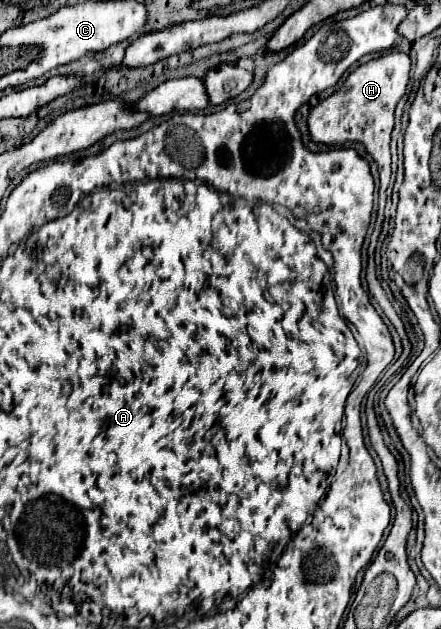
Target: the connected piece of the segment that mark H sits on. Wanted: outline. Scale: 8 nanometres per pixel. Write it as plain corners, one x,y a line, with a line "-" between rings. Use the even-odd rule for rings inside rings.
387,52
381,58
369,60
367,64
355,68
345,84
331,94
327,100
323,100
317,108
311,110
309,114
309,134
315,142
319,144
329,144
329,146
339,146
339,144
347,144
347,142
357,142
363,144
369,158
373,162
377,162
377,168
380,173
380,189
379,189
379,202
377,210
377,218
375,228
370,237
370,244
368,247
368,264
366,270
366,280
368,283
368,293
382,308
384,314
389,319
391,324
397,330
403,351
397,361
392,364
388,369
388,376
393,375
398,371
406,362
410,355
411,344
409,342
403,321
393,308
381,282
376,273
375,253
378,239
381,233
383,222
385,219
384,211
387,202
386,190
389,187
391,179
391,152
389,149
389,140
391,140
391,130
393,130
393,112
397,102
401,100
401,96
405,94
407,88
407,80
409,80
409,70
411,70
411,60
407,54
403,52

